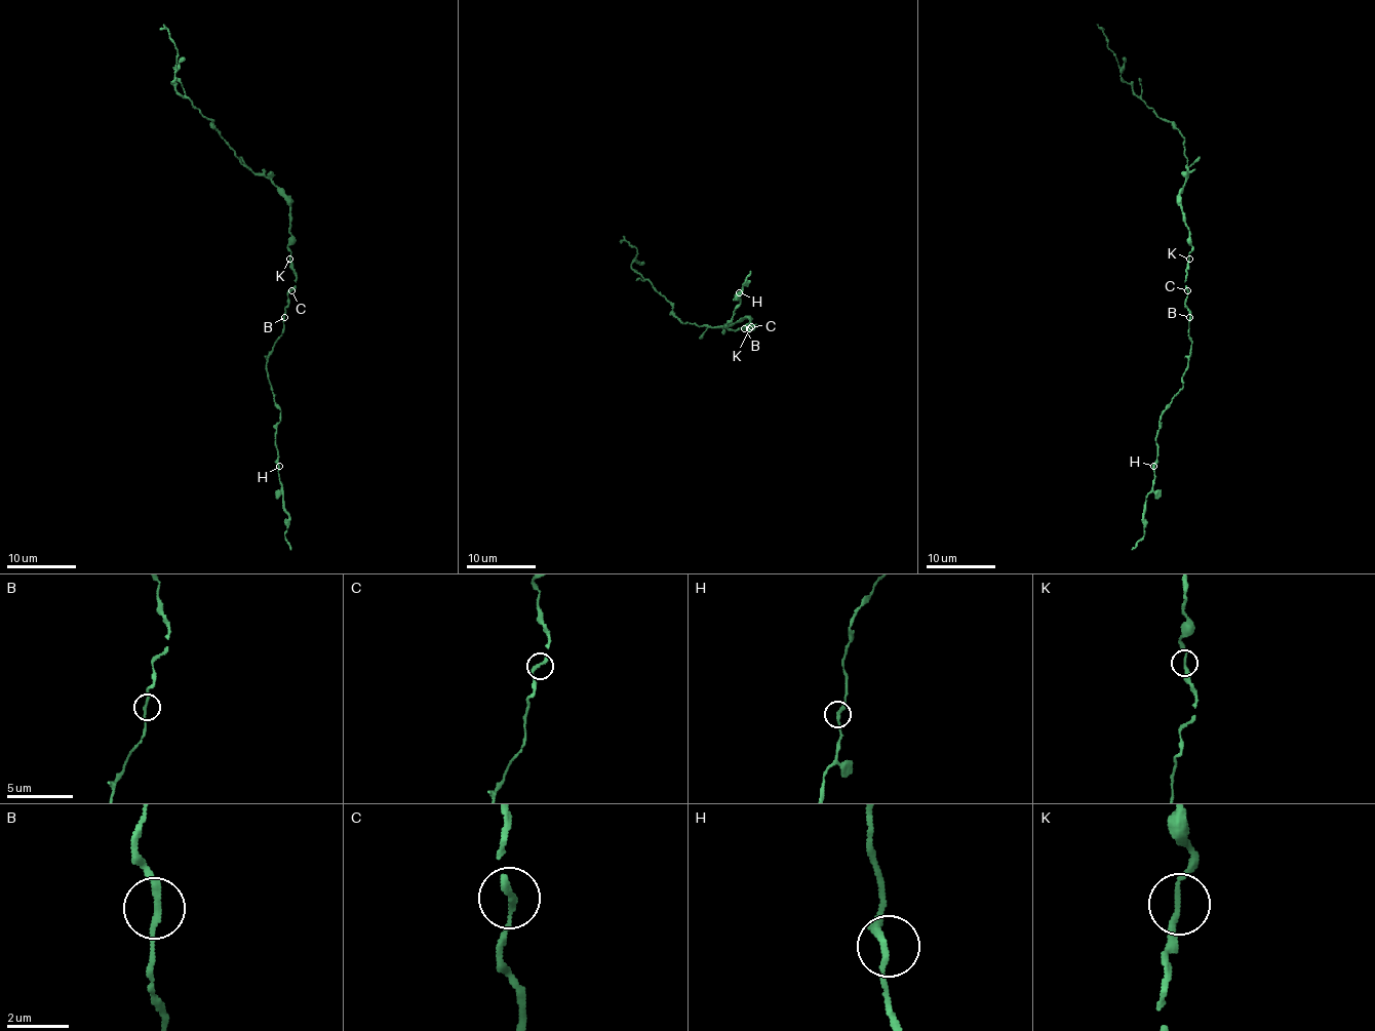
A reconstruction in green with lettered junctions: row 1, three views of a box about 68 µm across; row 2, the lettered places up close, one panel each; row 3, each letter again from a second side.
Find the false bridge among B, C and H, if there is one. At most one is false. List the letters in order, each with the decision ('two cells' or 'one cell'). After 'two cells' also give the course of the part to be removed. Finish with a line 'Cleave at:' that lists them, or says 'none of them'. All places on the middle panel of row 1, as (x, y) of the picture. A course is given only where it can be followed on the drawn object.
B: one cell
C: one cell
H: one cell
Cleave at: none of them

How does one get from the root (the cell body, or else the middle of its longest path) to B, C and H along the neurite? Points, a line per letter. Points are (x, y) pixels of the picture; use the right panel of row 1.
B: (1189, 259), (1184, 282), (1189, 317)
C: (1189, 259), (1184, 282), (1187, 291)
H: (1189, 259), (1184, 282), (1191, 355), (1182, 388), (1160, 420), (1153, 466)

